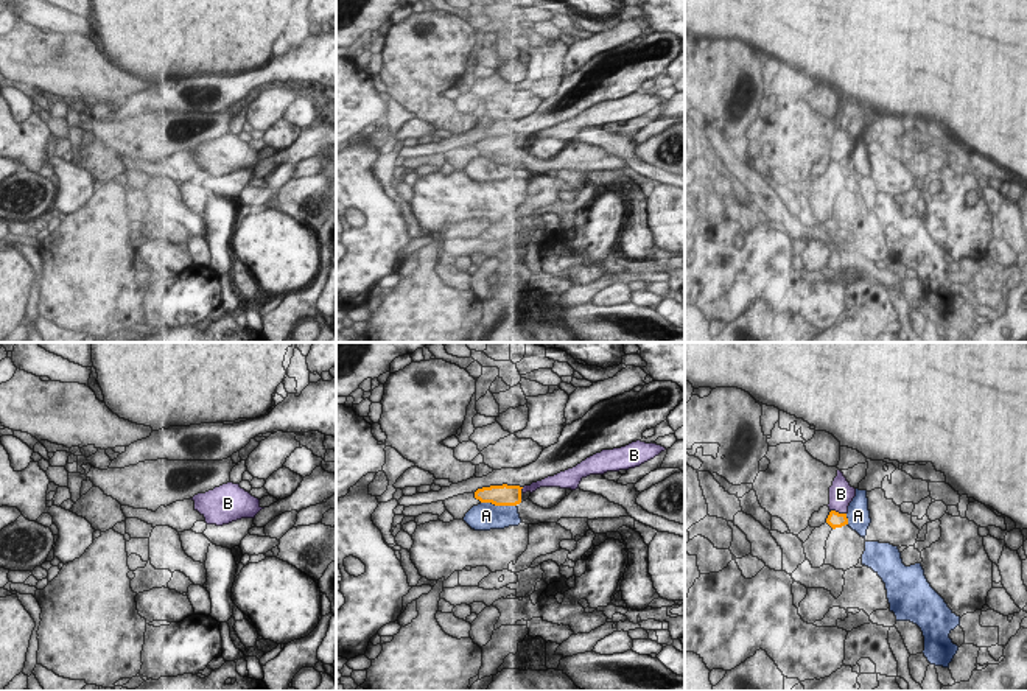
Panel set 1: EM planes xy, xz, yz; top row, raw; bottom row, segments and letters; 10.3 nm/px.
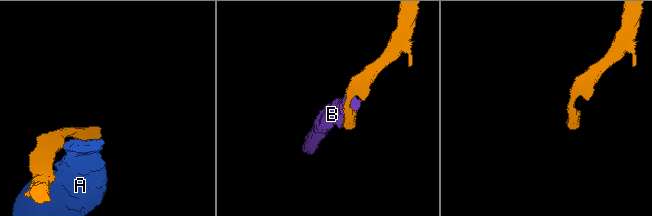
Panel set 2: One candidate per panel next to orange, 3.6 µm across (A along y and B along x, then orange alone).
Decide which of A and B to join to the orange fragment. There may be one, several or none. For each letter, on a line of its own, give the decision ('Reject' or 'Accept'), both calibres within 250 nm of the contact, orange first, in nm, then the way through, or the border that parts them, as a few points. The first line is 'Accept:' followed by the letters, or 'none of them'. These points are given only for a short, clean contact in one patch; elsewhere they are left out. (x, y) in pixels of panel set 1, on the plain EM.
Accept: none of them
A: Reject. Thickness 220 nm (orange) against 280 nm. Boundary: xz (481, 153), (515, 157)
B: Reject. Thickness 160 nm (orange) against 260 nm. Boundary: yz (831, 161), (845, 165).

